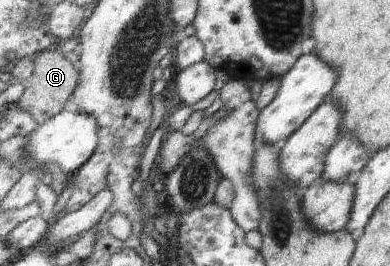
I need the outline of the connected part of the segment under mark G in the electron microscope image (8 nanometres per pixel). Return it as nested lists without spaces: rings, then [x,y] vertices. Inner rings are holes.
[[[57,47],[41,52],[34,57],[34,61],[34,74],[22,83],[25,90],[17,104],[26,109],[37,123],[46,123],[64,112],[64,104],[68,103],[78,87],[80,73],[78,67],[72,63],[72,57],[62,54]]]

